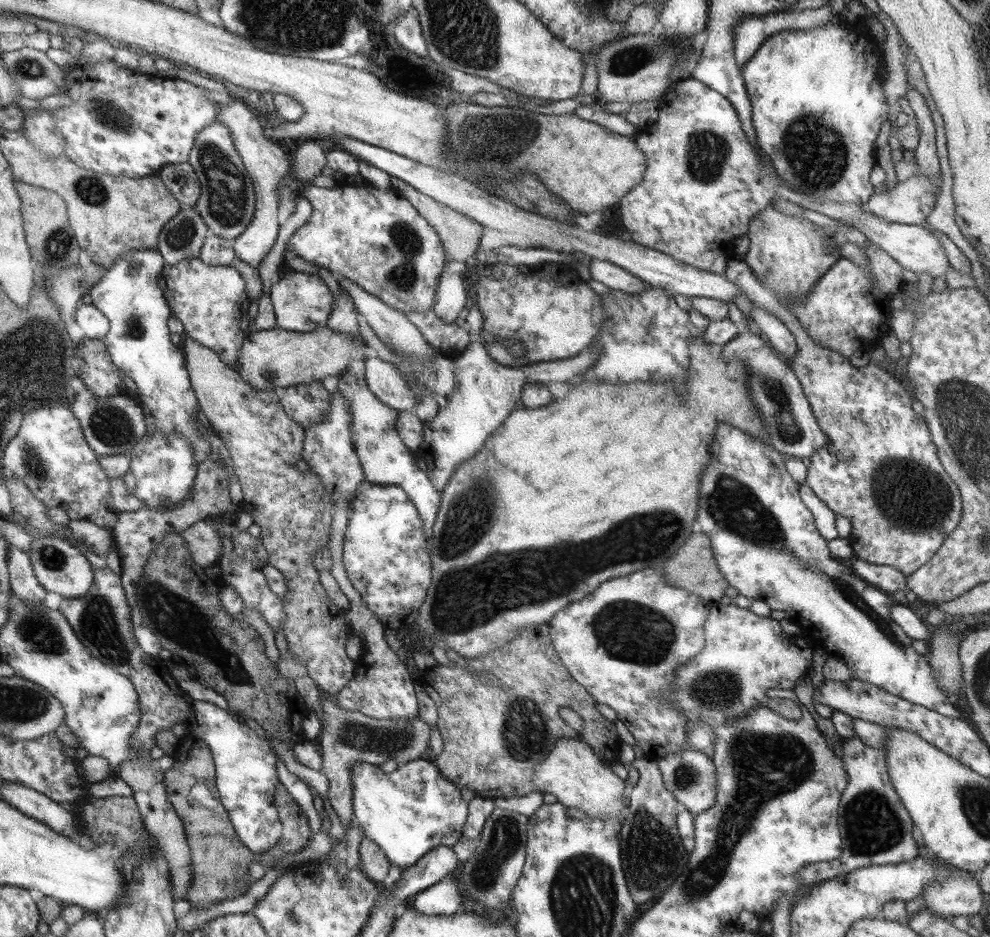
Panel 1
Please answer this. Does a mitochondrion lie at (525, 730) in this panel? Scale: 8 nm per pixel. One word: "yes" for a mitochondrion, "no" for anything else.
yes

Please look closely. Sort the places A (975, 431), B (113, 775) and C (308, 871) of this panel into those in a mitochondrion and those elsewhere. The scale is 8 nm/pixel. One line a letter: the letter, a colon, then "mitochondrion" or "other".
A: mitochondrion
B: other
C: other

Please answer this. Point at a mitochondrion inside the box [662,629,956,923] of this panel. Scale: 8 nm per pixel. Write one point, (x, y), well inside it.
(872, 825)

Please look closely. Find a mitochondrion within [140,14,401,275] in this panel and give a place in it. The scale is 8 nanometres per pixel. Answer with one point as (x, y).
(226, 199)

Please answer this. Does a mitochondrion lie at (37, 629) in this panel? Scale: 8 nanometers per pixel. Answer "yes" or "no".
yes

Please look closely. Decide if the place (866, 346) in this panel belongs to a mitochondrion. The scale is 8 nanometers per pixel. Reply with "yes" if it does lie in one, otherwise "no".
no

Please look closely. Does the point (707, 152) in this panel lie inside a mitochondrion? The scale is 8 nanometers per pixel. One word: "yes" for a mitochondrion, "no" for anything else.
yes

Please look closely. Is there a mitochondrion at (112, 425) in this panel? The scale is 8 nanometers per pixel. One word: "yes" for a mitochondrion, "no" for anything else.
yes

